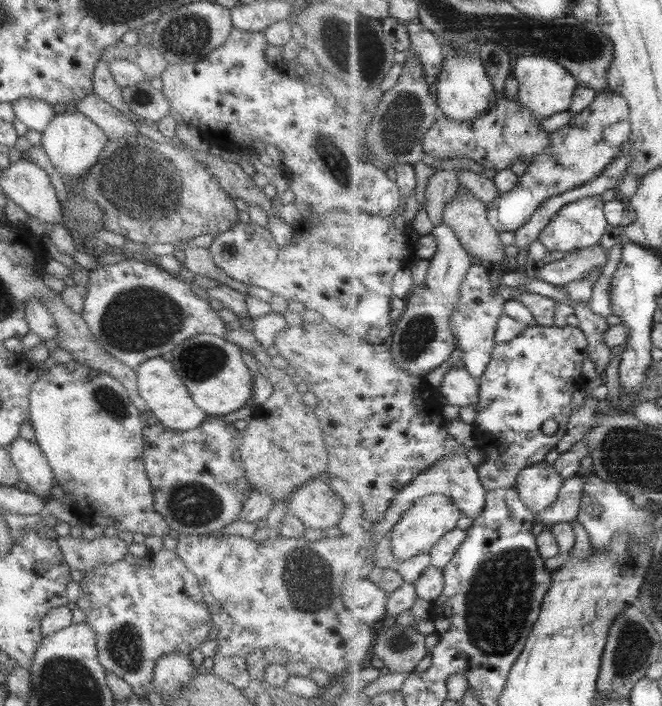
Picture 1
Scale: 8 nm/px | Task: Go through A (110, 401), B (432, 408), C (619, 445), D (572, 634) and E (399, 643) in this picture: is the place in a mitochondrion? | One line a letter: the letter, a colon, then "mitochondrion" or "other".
A: mitochondrion
B: other
C: mitochondrion
D: other
E: mitochondrion

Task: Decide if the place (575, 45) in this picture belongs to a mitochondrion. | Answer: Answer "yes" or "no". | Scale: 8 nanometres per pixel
yes

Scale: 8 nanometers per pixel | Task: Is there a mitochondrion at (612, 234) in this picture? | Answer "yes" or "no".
no

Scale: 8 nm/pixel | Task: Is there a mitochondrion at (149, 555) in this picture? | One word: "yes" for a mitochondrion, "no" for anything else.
no

